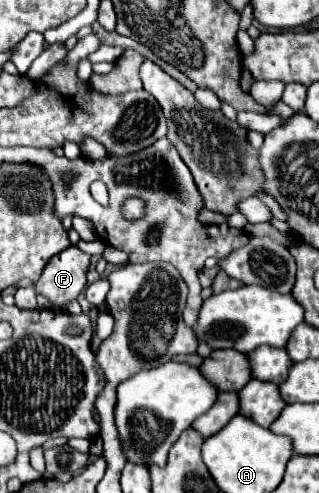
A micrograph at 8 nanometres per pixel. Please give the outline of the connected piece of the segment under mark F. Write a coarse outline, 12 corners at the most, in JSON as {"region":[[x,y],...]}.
{"region":[[69,246],[45,266],[36,293],[65,306],[85,290],[89,254]]}

